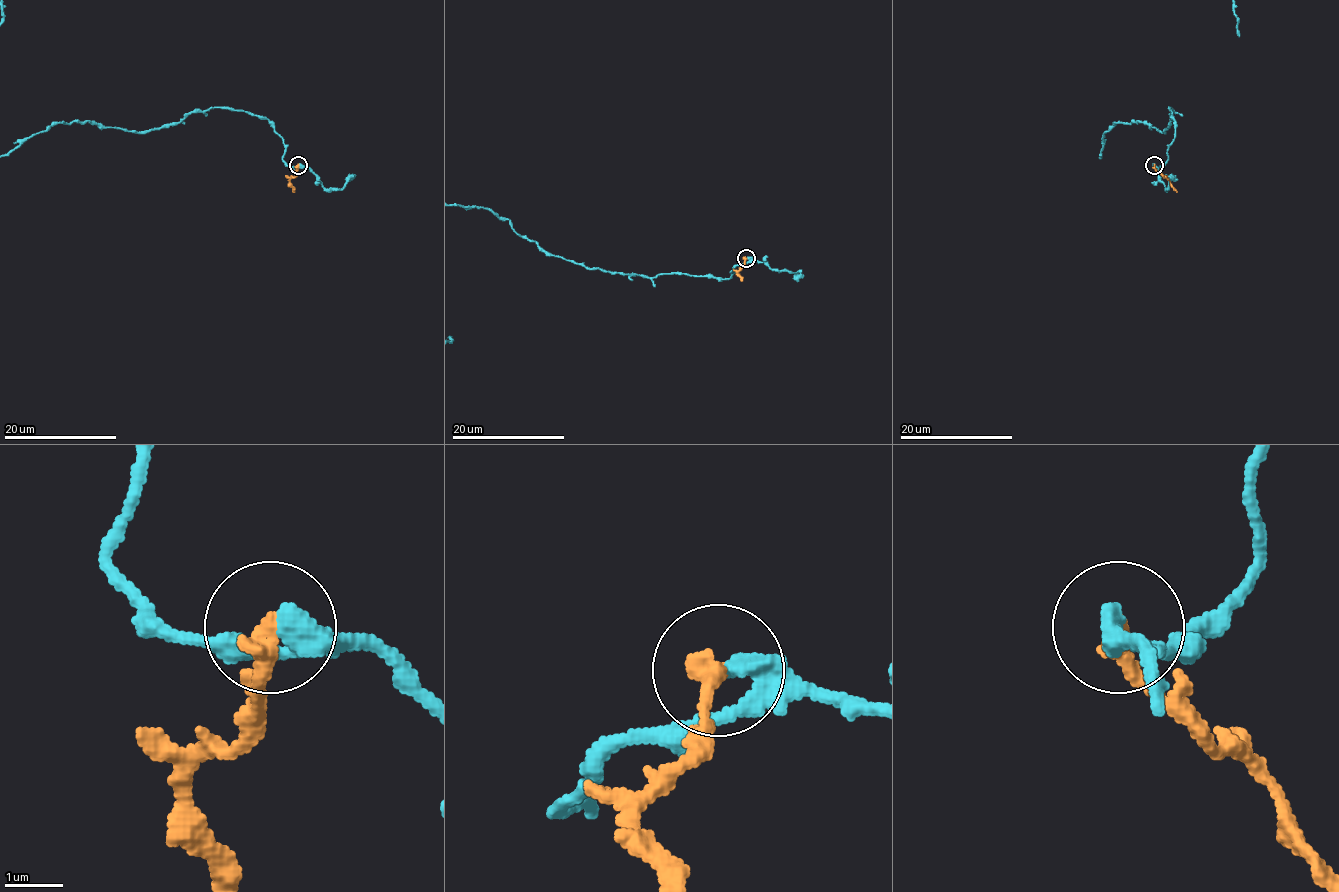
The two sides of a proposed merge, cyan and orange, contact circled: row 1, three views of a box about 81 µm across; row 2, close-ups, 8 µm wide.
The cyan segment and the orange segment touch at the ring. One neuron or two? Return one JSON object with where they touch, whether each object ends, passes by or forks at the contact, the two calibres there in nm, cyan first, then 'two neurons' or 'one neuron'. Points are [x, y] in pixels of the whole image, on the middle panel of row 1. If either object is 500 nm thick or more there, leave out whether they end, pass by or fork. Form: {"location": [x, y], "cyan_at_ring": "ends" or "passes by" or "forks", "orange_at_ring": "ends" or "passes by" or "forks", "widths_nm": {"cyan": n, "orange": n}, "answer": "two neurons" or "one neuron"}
{"location": [746, 258], "cyan_at_ring": "passes by", "orange_at_ring": "ends", "widths_nm": {"cyan": 320, "orange": 320}, "answer": "two neurons"}

